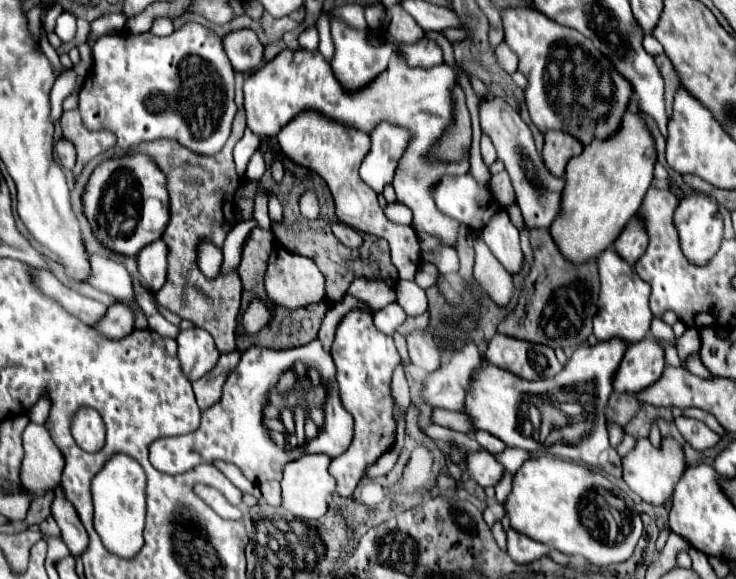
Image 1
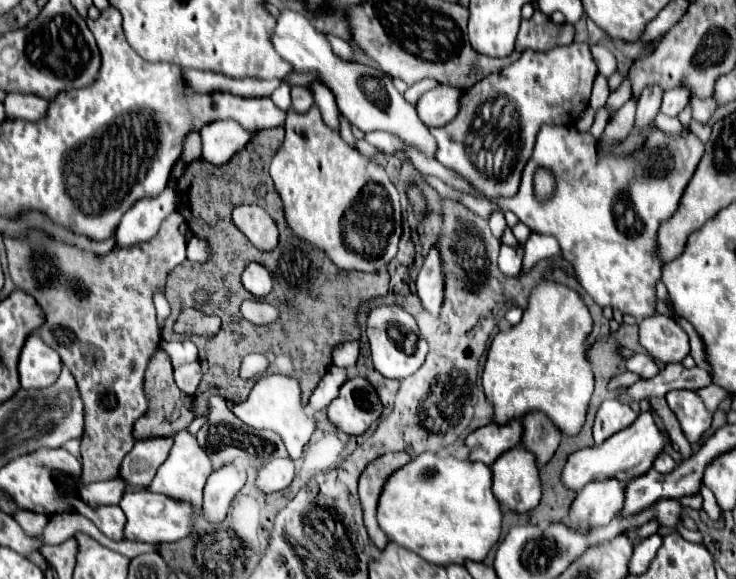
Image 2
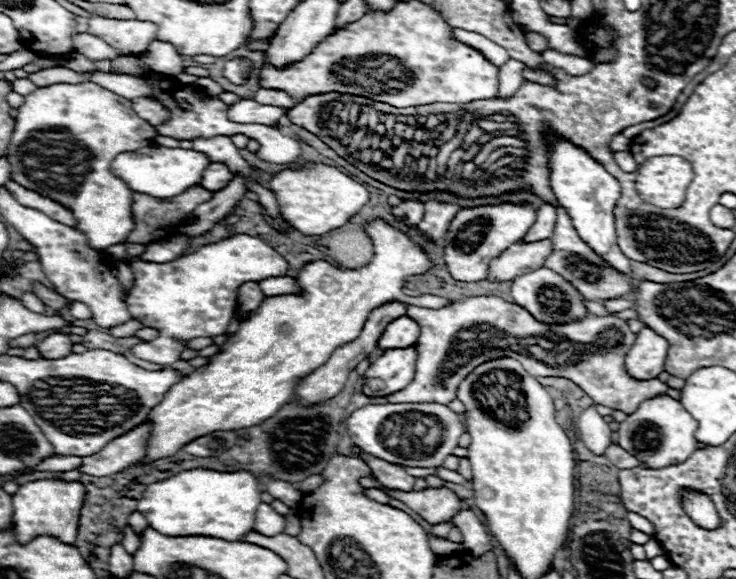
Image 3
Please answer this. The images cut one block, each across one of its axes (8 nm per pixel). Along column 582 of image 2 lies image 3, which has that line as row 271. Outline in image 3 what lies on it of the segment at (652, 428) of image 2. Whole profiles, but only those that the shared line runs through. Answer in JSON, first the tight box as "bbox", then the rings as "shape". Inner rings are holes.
{"bbox":[444,204,536,282],"shape":[[[502,204],[502,206],[480,206],[458,210],[458,214],[448,226],[444,242],[444,260],[450,276],[460,282],[484,280],[488,272],[488,262],[506,248],[510,248],[514,242],[522,240],[524,232],[528,232],[534,220],[536,212],[528,204],[526,206]]]}

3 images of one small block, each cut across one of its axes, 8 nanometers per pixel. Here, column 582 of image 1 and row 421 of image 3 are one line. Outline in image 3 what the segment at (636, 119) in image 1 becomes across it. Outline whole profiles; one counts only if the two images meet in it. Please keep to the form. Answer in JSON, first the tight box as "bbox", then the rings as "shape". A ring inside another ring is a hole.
{"bbox":[140,220,450,464],"shape":[[[382,220],[370,222],[366,230],[374,244],[374,258],[368,266],[358,268],[358,270],[348,270],[348,268],[330,266],[328,262],[306,264],[304,270],[300,272],[300,276],[296,278],[304,288],[304,296],[264,298],[260,308],[254,310],[252,316],[240,324],[238,332],[228,338],[230,344],[222,346],[220,354],[212,356],[206,366],[188,374],[182,382],[174,384],[166,392],[164,400],[160,404],[156,404],[156,408],[152,408],[152,412],[150,412],[152,432],[146,442],[146,456],[140,460],[142,464],[150,464],[160,458],[174,456],[184,444],[188,444],[188,440],[194,440],[196,436],[206,436],[208,432],[228,430],[228,428],[238,430],[238,428],[246,428],[252,424],[260,424],[262,420],[268,420],[268,416],[272,416],[284,404],[290,402],[298,378],[320,368],[324,362],[328,362],[328,358],[332,356],[332,352],[336,348],[340,348],[342,344],[348,344],[360,336],[372,308],[378,308],[380,304],[388,304],[388,300],[402,300],[404,304],[432,309],[450,304],[450,300],[444,300],[436,295],[424,294],[412,297],[402,292],[402,286],[406,284],[408,276],[422,274],[432,266],[430,260],[426,260],[426,254],[414,242],[410,242],[410,238],[406,234],[384,224]],[[284,322],[292,328],[292,332],[288,336],[278,334],[278,326]]]}

